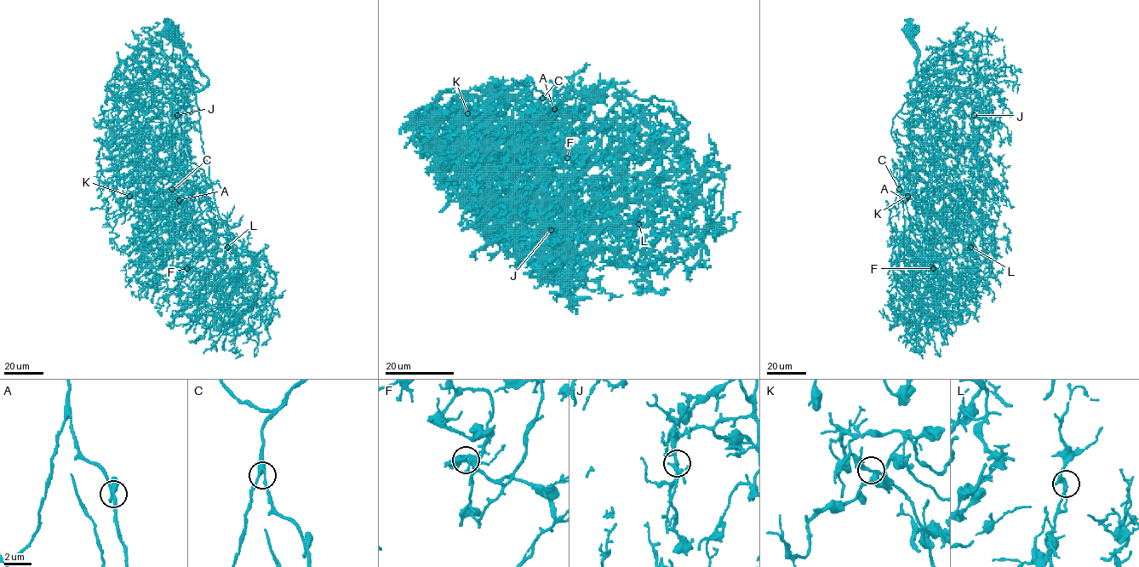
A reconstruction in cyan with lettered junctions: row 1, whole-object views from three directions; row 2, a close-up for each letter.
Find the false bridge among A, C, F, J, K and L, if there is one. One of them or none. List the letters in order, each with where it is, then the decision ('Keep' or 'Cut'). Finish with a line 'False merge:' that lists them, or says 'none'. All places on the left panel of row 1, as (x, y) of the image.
A: Place: (179, 200). Keep
C: Place: (172, 189). Keep
F: Place: (186, 268). Keep
J: Place: (177, 115). Keep
K: Place: (129, 196). Keep
L: Place: (227, 247). Keep
False merge: none

